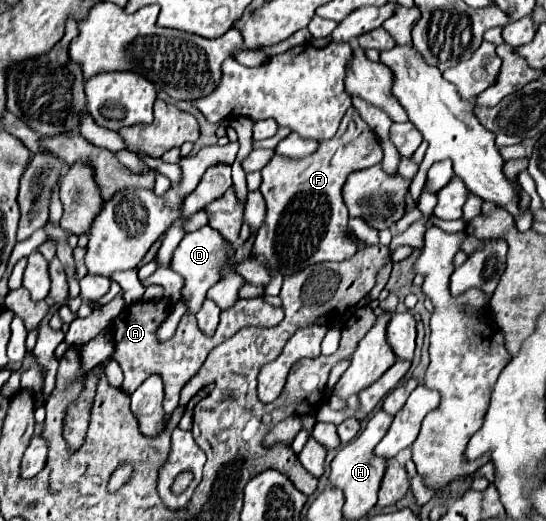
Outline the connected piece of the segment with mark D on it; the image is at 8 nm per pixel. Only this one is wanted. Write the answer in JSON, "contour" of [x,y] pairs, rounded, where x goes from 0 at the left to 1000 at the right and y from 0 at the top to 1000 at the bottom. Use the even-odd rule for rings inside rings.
{"contour":[[[377,432],[355,447],[341,447],[337,459],[330,463],[330,470],[322,474],[322,482],[315,486],[311,516],[330,524],[341,536],[333,574],[344,578],[348,601],[359,601],[359,593],[366,593],[366,585],[377,570],[377,559],[399,539],[403,516],[414,509],[421,482],[425,482],[425,470],[418,470],[418,463],[403,459],[403,447],[396,447],[392,440],[381,440],[381,432]]]}

